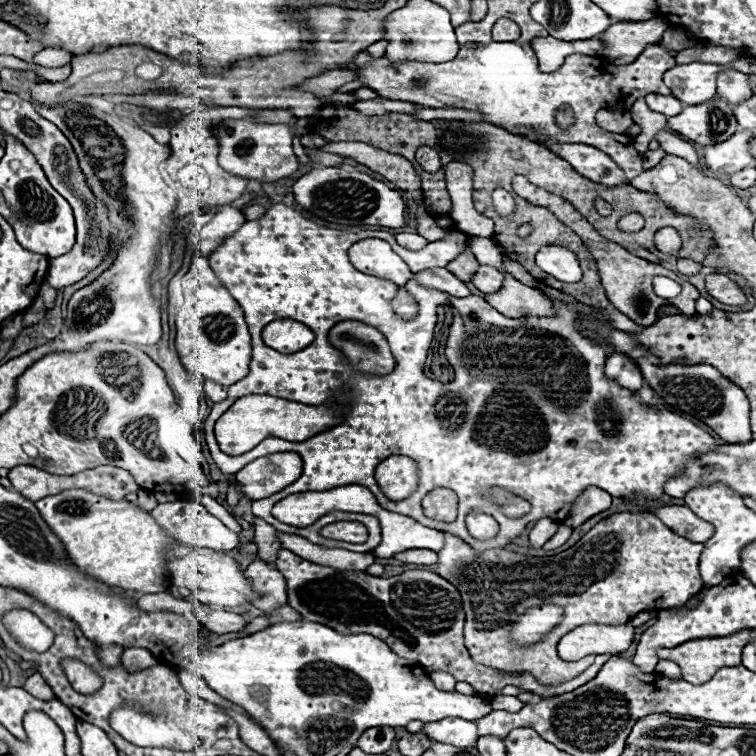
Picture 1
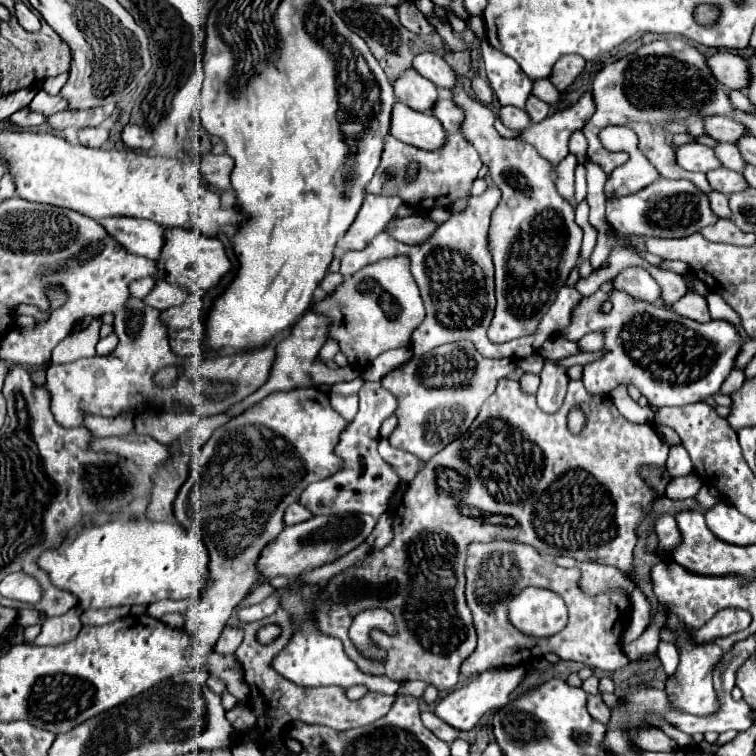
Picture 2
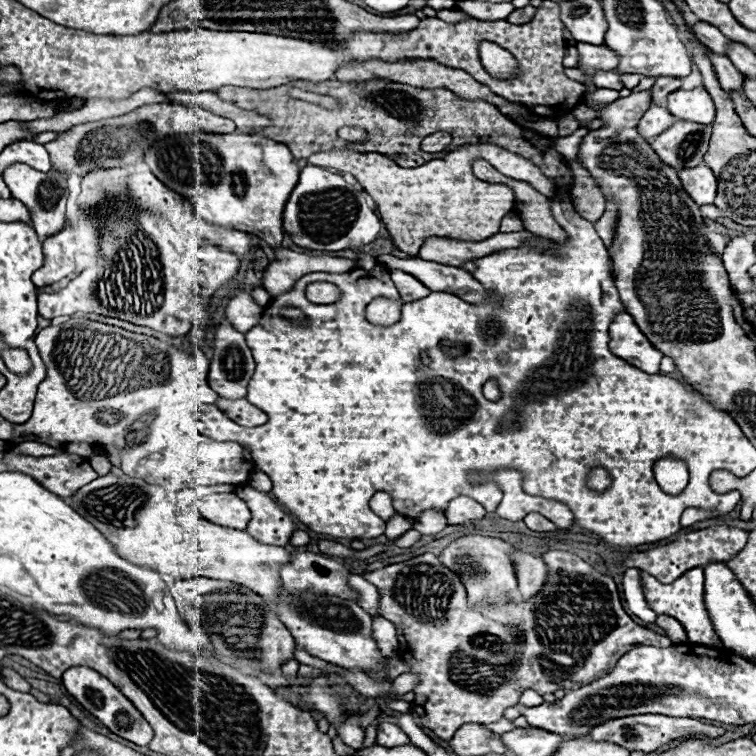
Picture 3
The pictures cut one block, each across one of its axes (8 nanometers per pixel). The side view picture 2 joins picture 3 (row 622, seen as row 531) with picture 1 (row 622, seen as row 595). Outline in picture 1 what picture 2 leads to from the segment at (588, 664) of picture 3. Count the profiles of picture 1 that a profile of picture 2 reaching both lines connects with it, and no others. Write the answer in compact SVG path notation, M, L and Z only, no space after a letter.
M286 548L280 550L276 566L286 578L286 590L290 596L288 604L306 620L326 624L344 634L372 634L384 640L400 658L416 660L422 668L438 668L442 672L450 672L456 680L468 682L474 688L474 694L484 700L492 700L508 684L516 684L518 688L540 696L558 696L560 692L572 692L572 688L578 688L580 684L592 680L611 657L609 654L598 654L596 662L586 668L586 672L558 686L544 686L528 672L500 672L496 668L476 664L470 658L462 638L464 610L460 592L452 584L448 584L448 580L436 576L434 572L408 570L398 576L380 578L360 570L336 570L318 566L302 560Z

